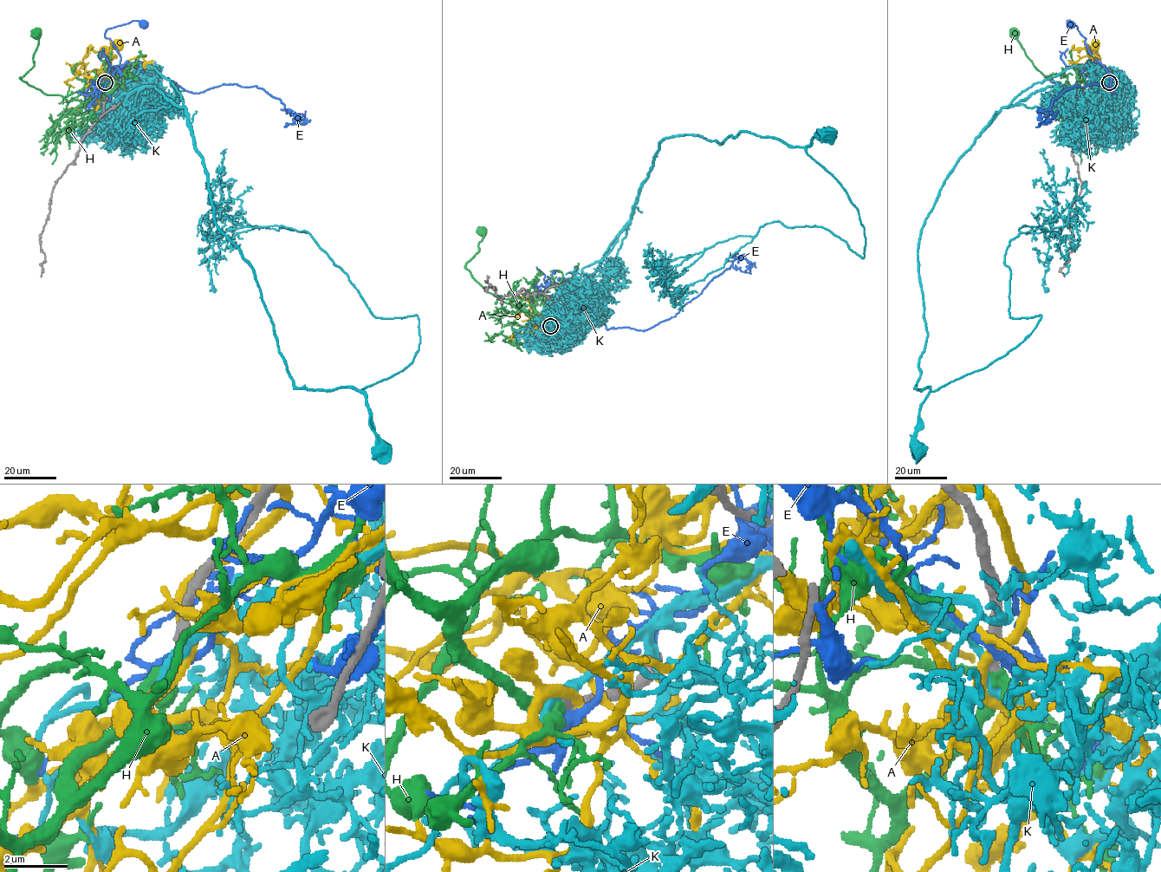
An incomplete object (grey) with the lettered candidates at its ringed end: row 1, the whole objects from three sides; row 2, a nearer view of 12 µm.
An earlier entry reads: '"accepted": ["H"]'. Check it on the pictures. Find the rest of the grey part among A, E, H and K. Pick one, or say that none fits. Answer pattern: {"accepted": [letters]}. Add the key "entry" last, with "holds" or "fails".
{"accepted": ["H"], "entry": "holds"}

